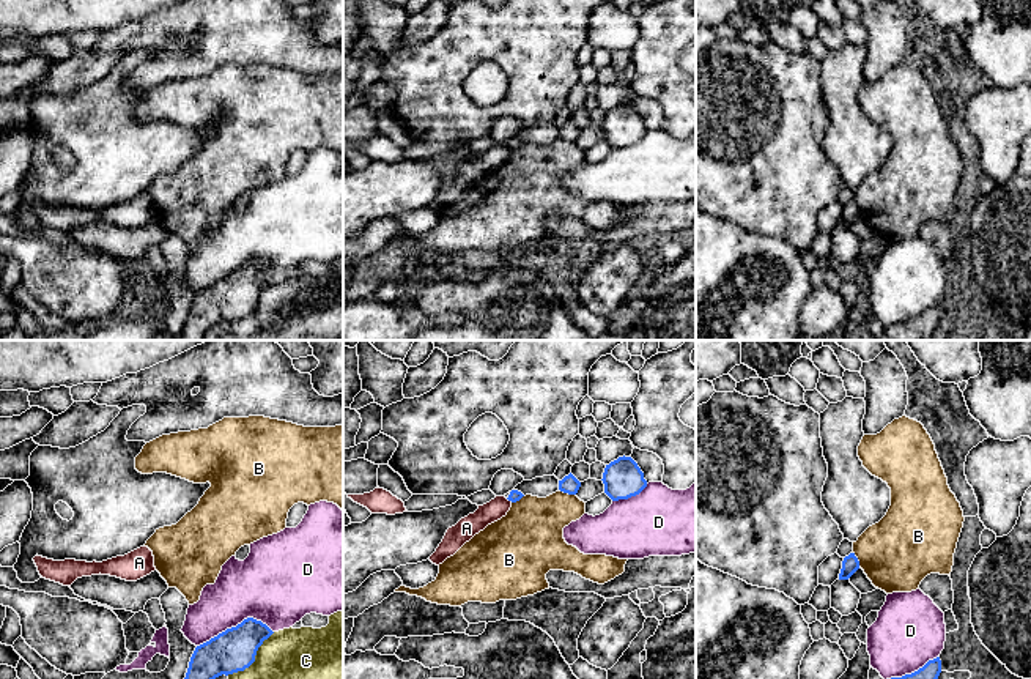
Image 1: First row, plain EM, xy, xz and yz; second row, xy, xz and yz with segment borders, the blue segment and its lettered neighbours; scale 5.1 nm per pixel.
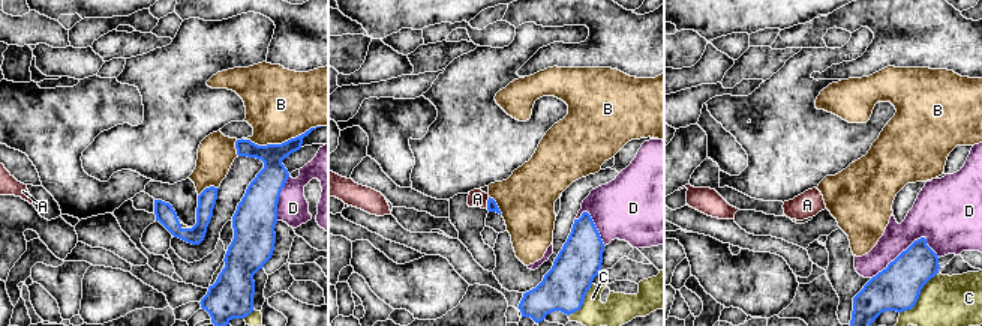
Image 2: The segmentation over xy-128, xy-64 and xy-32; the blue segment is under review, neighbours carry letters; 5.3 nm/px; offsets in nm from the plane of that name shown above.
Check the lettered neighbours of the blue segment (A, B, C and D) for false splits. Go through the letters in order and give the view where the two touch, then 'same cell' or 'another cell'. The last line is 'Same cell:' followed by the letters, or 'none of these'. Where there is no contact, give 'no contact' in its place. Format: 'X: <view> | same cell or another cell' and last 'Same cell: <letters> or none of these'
A: xz | another cell
B: xz | another cell
C: xy | another cell
D: xy | another cell
Same cell: none of these

